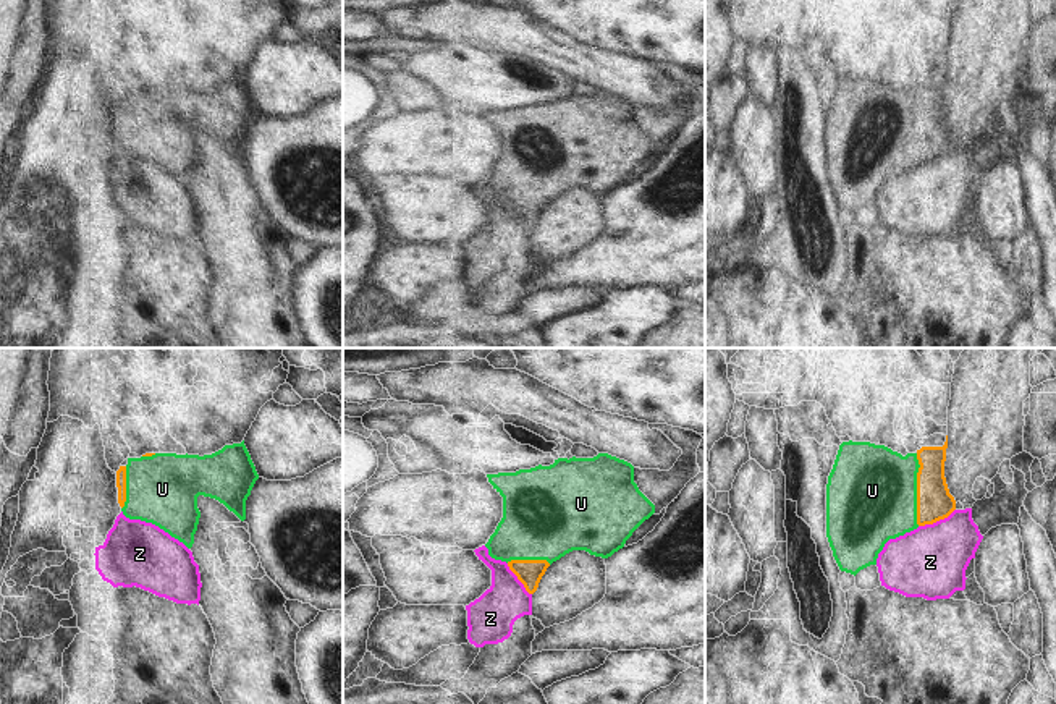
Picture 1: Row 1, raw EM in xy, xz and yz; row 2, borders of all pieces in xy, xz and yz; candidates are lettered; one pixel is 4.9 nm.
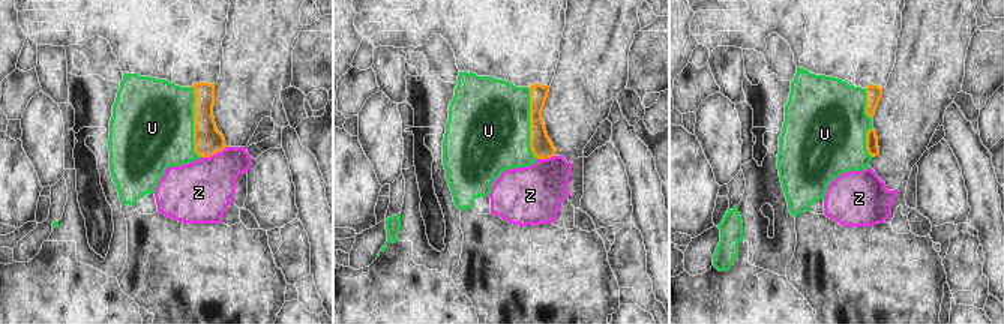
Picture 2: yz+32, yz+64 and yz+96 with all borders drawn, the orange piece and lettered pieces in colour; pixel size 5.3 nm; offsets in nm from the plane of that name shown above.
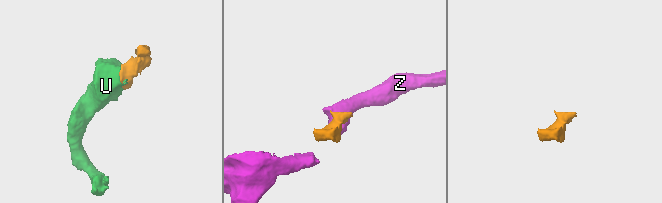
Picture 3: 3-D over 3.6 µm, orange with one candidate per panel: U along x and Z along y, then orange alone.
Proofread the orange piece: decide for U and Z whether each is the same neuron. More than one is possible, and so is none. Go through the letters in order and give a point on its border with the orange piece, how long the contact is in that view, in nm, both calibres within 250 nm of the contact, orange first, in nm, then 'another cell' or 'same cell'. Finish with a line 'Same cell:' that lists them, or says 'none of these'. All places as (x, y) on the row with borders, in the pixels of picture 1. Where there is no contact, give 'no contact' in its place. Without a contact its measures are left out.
U: yz (917, 489) | 360 nm | 180/440 nm | same cell
Z: yz (937, 520) | 200 nm | 180/360 nm | another cell
Same cell: U

